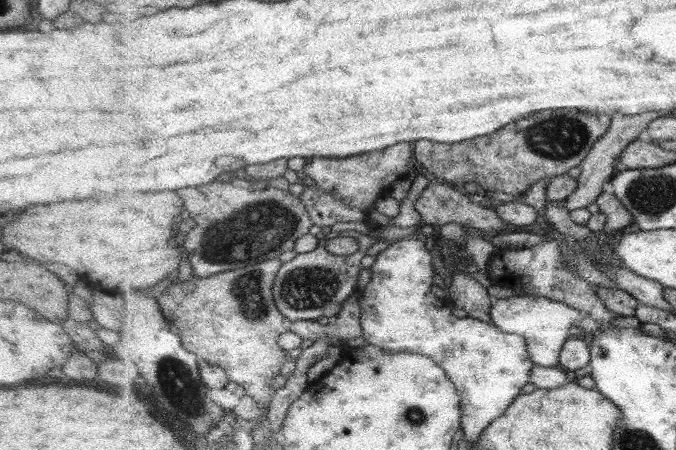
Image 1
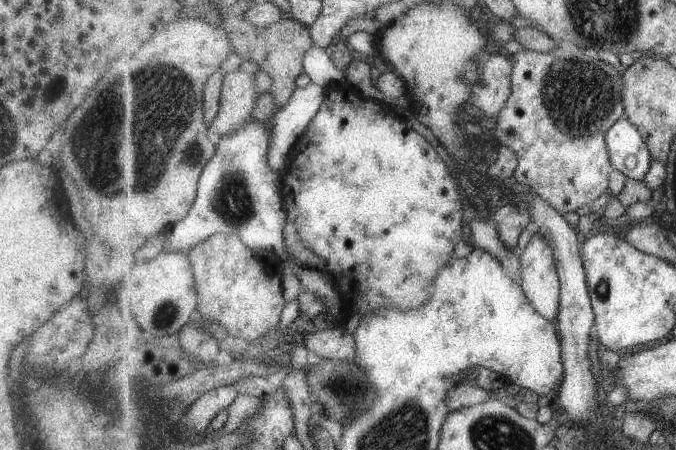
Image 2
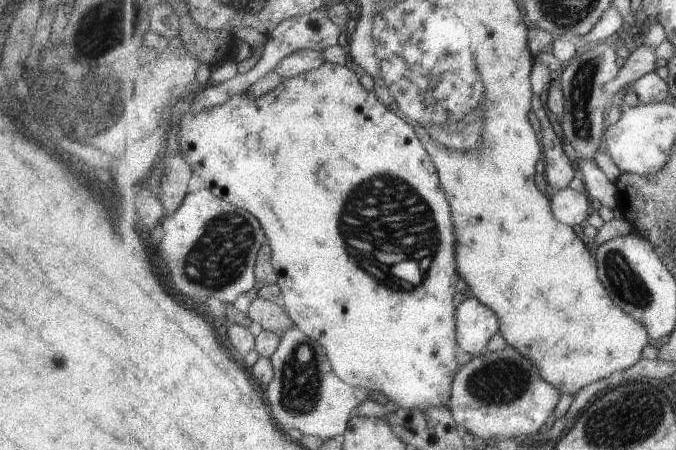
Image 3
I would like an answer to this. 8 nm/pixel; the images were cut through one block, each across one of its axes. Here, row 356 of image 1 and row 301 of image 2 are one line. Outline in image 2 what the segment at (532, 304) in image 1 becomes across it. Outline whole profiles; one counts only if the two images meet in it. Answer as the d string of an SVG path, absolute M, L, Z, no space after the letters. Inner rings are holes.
M533 227L532 231L530 241L519 258L519 284L535 306L535 310L553 324L557 324L562 281L555 264L553 248Z

